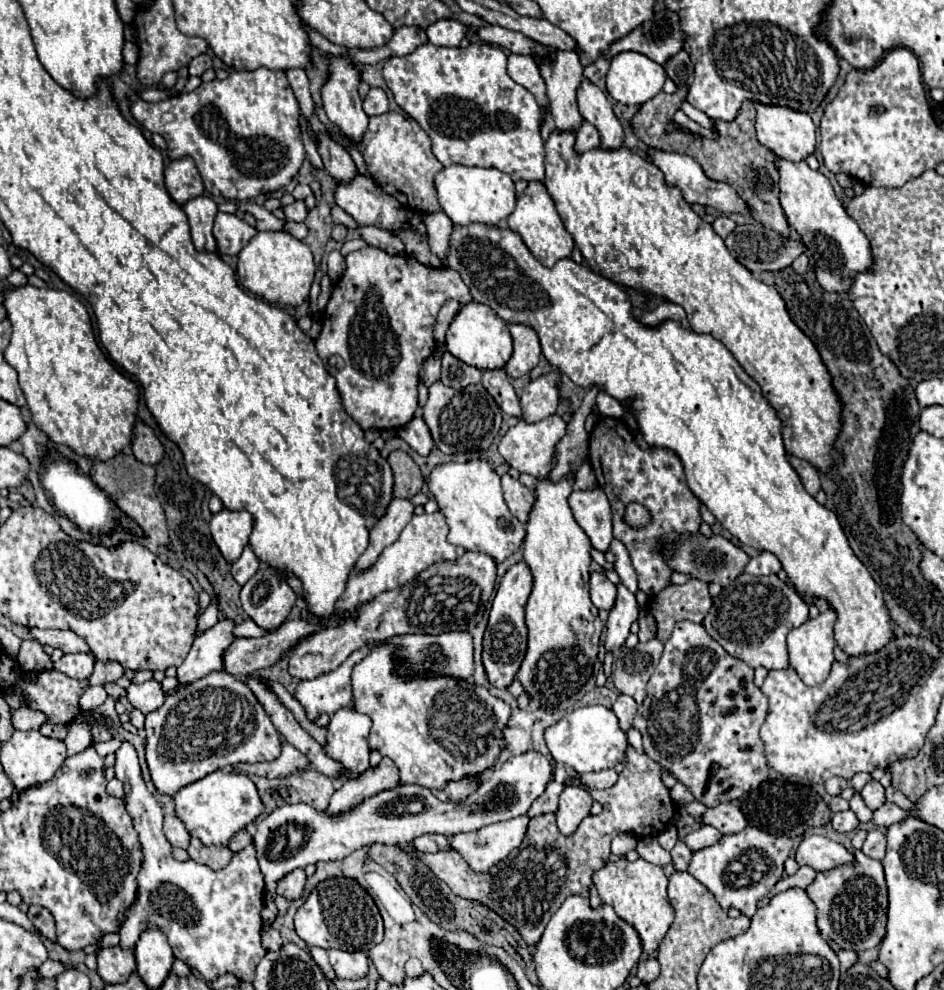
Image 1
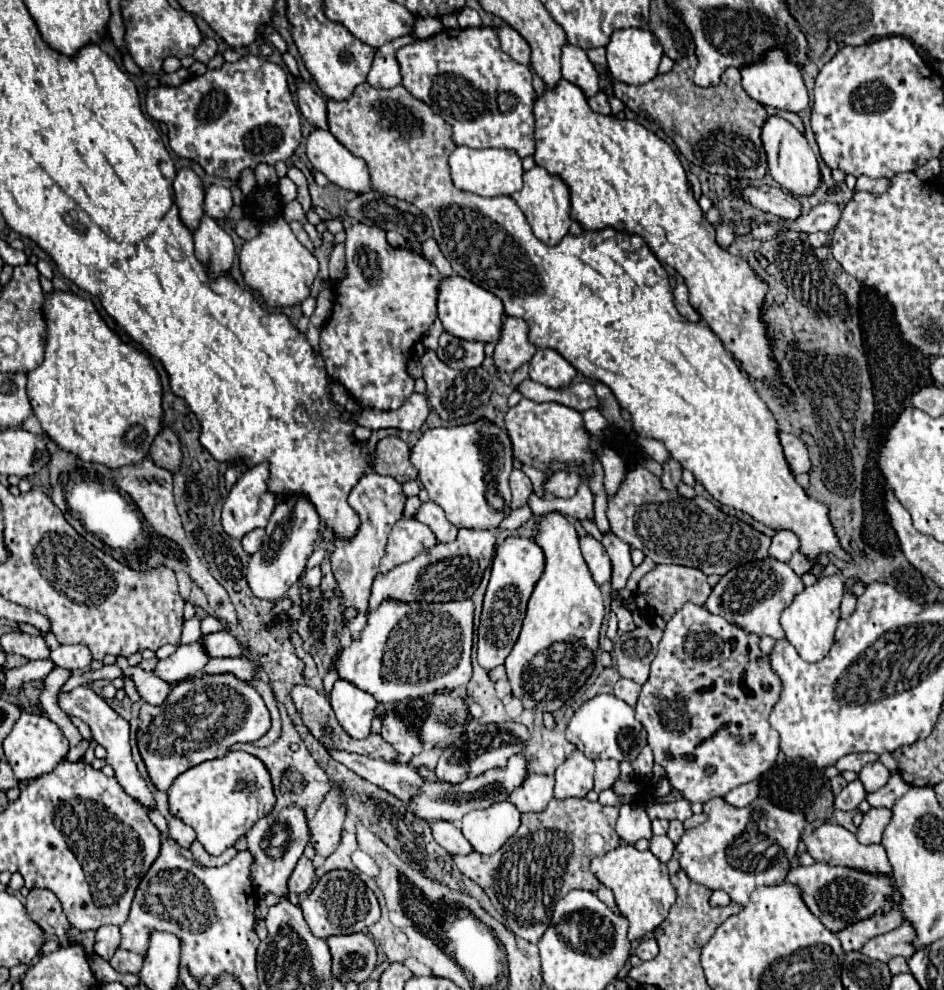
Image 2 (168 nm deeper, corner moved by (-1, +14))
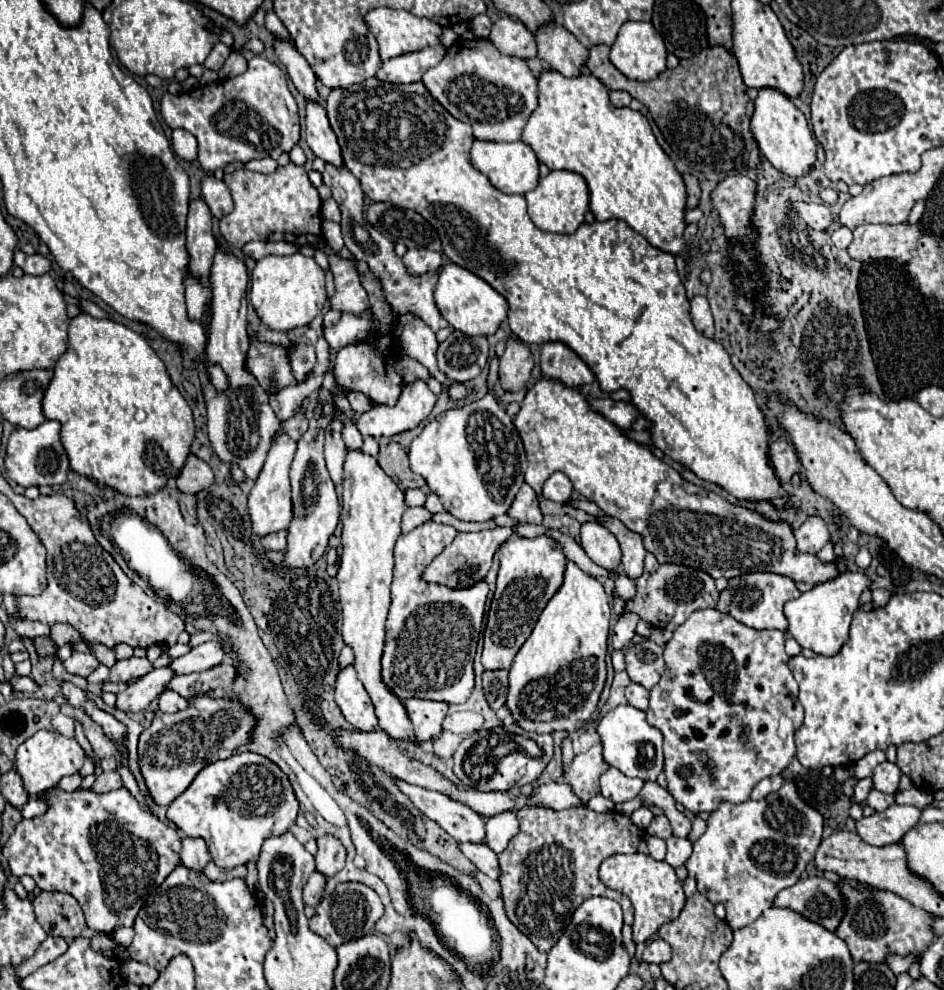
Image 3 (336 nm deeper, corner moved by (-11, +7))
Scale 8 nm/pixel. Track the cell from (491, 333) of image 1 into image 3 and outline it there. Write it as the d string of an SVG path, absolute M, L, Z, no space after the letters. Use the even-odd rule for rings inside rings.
M447 261L439 269L439 281L435 287L435 303L451 327L459 329L461 333L471 333L471 335L475 333L483 333L485 337L493 335L499 329L501 321L507 317L505 297L497 293L485 279L477 277L475 273L451 261Z

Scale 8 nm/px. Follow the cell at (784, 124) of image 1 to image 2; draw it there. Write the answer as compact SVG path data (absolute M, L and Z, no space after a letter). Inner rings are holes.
M771 50L769 58L765 58L761 66L745 66L745 70L741 70L741 78L743 78L745 92L763 106L771 106L771 108L777 108L783 112L795 112L795 114L811 106L799 68L793 66L793 62L789 62L785 54L781 54L781 50Z

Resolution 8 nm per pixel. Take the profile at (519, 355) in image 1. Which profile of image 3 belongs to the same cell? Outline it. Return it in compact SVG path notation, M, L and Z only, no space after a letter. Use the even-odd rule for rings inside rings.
M509 339L507 349L499 359L499 383L505 391L519 391L529 385L533 369L531 351L519 341Z

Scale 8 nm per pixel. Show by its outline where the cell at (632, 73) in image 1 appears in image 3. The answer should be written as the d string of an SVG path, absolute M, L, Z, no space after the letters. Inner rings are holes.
M625 21L611 45L611 63L627 77L647 81L665 69L667 49L647 21Z

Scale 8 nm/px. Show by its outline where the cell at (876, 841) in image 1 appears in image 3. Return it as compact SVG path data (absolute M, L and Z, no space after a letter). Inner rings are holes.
M891 805L869 817L861 817L857 825L857 835L871 845L897 843L907 829L915 827L921 817L921 809L911 805Z

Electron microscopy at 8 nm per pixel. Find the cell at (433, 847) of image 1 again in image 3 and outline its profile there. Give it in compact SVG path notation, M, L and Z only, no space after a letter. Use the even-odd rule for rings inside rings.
M463 843L461 851L477 865L477 869L481 873L485 873L487 877L491 877L493 881L499 879L501 871L499 871L499 861L497 855L487 847L487 845L471 845L471 843Z

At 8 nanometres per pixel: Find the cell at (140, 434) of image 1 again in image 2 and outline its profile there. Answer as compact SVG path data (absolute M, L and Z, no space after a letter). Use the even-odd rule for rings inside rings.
M163 426L153 440L149 454L157 462L157 466L165 466L171 472L177 470L181 462L181 444L177 434L169 426Z

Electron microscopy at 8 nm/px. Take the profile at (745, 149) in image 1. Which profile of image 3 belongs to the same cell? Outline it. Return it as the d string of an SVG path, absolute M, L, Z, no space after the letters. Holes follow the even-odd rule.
M593 45L589 49L589 57L585 67L591 75L603 81L607 89L623 89L629 91L631 97L639 99L651 113L653 121L661 129L663 137L671 145L671 149L683 157L689 167L709 173L709 171L727 171L727 165L735 169L741 167L757 167L759 165L759 147L751 137L749 119L751 119L751 99L745 93L745 83L741 79L741 71L737 59L723 45L707 47L699 55L689 59L681 59L675 69L661 71L655 79L637 81L625 77L617 67L609 61L607 45ZM711 91L713 97L719 99L719 109L713 113L701 107L701 95Z

